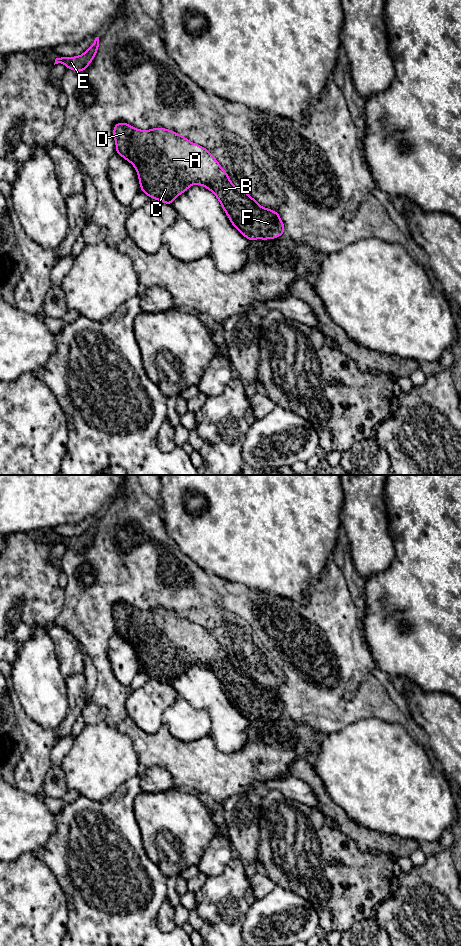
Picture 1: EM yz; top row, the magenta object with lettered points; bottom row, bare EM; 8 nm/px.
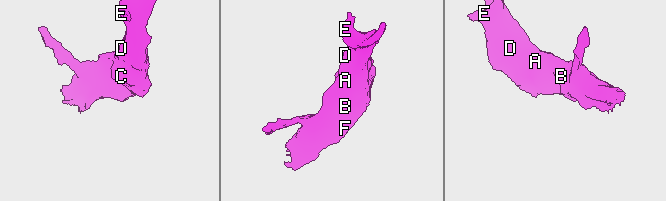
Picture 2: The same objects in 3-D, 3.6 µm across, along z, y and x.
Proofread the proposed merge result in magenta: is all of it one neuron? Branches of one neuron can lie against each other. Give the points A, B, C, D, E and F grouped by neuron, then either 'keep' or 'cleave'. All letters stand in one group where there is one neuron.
groups A B C D E F; keep

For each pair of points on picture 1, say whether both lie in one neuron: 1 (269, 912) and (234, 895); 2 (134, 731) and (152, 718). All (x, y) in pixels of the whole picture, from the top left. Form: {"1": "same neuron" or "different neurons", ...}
{"1": "different neurons", "2": "different neurons"}

